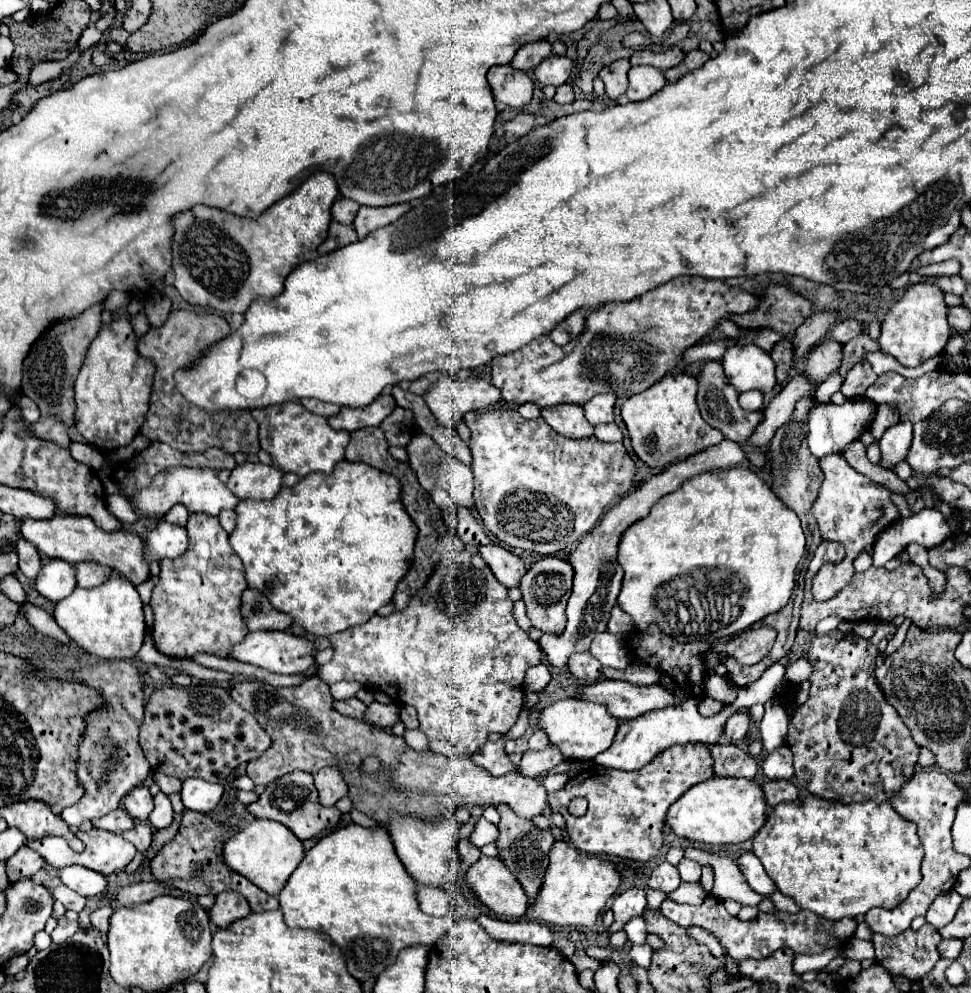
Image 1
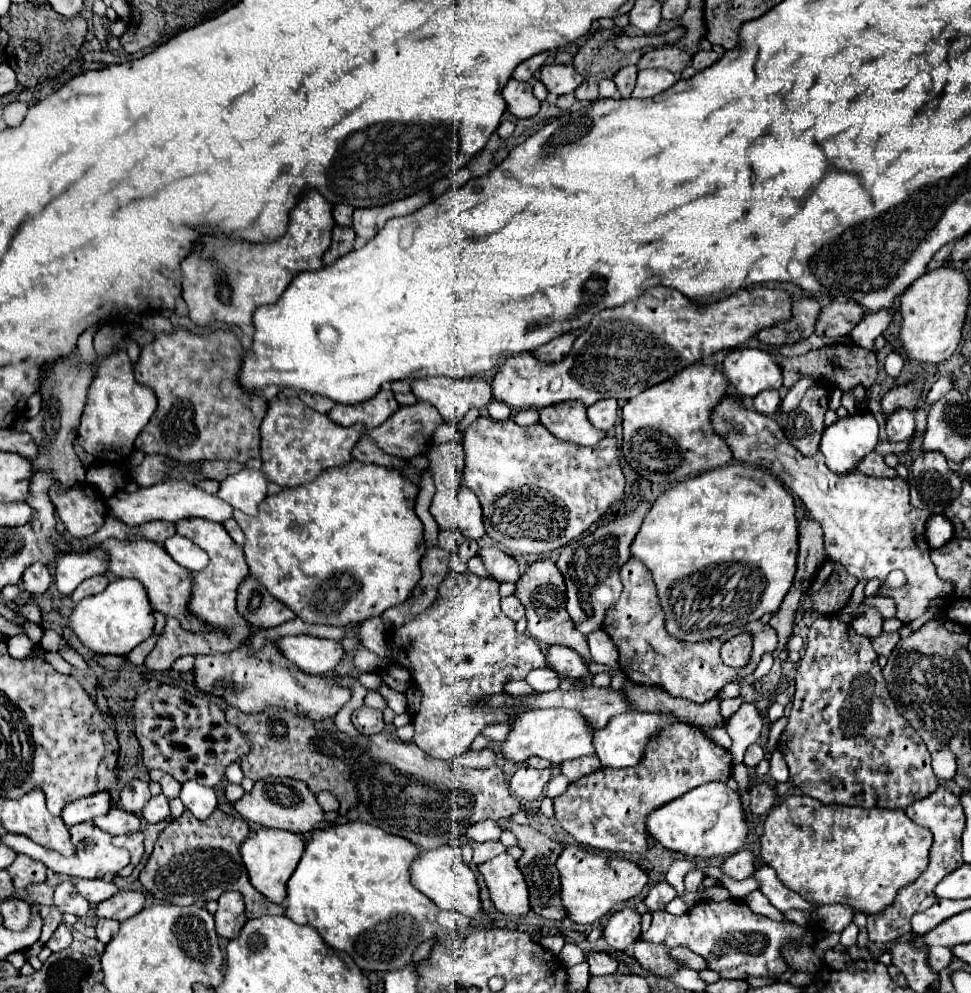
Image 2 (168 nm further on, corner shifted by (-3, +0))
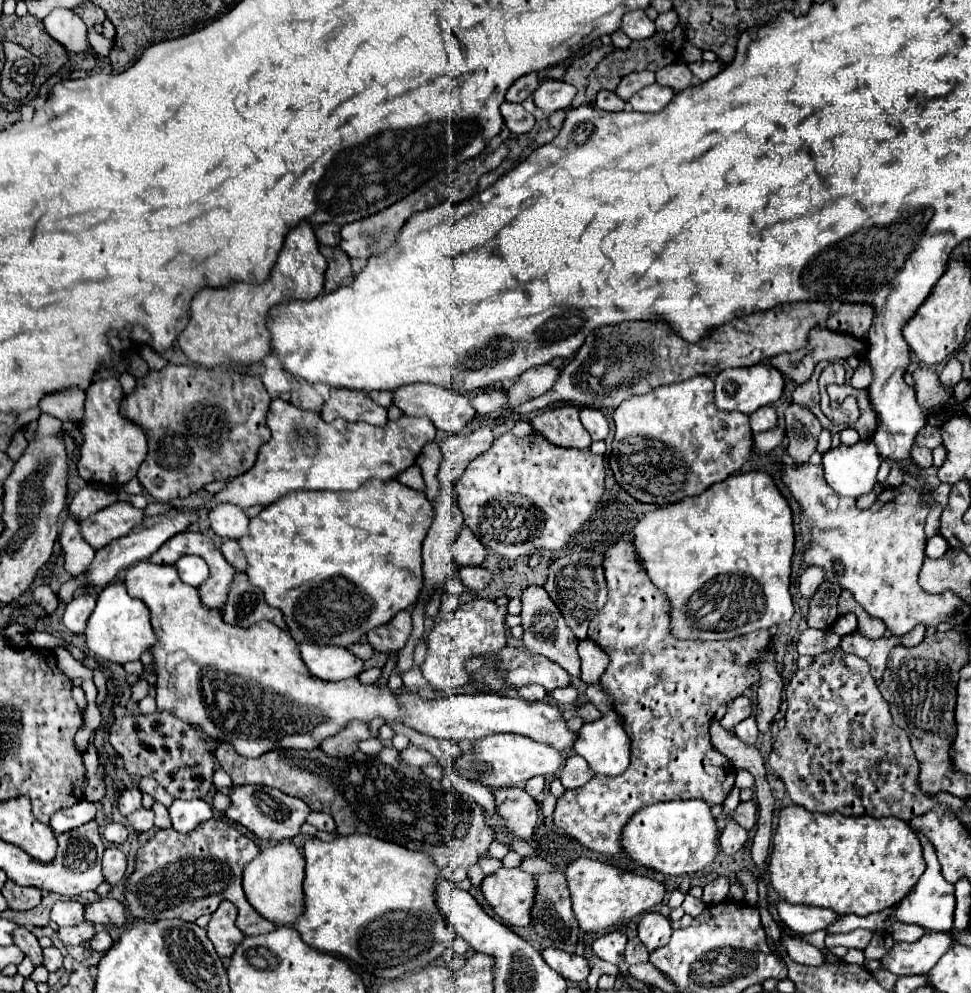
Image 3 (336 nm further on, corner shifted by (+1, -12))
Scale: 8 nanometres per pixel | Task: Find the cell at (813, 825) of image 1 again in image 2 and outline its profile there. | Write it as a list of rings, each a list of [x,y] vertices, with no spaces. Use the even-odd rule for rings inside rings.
[[[791,794],[765,818],[761,834],[761,860],[777,872],[779,880],[789,890],[801,894],[809,904],[847,904],[863,914],[879,914],[895,902],[901,888],[913,884],[927,868],[931,842],[931,832],[909,820],[903,810],[865,810],[859,806],[821,804],[811,796]]]

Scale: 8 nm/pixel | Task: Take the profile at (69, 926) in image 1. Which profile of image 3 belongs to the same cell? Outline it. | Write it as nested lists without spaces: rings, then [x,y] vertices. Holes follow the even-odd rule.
[[[55,946],[43,948],[43,966],[45,966],[49,972],[57,972],[59,966],[61,966],[61,962],[63,962],[63,956],[61,956],[61,952],[59,952]]]

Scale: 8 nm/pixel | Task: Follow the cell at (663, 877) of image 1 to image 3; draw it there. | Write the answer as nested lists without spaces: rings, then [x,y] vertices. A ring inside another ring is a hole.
[[[647,912],[643,914],[639,926],[639,940],[645,944],[645,948],[649,952],[653,952],[653,948],[661,948],[667,944],[667,940],[671,938],[671,922],[669,918],[661,916],[659,912]]]

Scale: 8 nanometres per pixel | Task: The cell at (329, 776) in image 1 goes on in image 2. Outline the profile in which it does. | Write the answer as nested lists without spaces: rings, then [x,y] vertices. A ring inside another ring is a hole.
[[[319,792],[317,794],[317,802],[319,802],[319,806],[325,812],[331,812],[331,810],[337,810],[339,808],[339,800],[335,800],[335,794],[333,792]]]

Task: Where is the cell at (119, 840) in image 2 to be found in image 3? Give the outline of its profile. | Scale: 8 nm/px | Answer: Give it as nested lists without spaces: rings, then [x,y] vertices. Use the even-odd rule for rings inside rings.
[[[115,846],[107,848],[105,854],[103,854],[103,876],[105,876],[105,882],[115,886],[125,876],[125,868],[127,868],[125,854],[119,848],[115,848]]]

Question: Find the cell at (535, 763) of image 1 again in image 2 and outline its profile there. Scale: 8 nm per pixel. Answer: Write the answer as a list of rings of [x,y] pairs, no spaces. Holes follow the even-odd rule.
[[[521,766],[511,782],[509,782],[509,790],[517,796],[517,798],[523,798],[523,800],[535,800],[545,784],[549,782],[551,778],[551,768],[543,768],[543,770],[537,770],[537,768],[531,768],[531,766]]]

